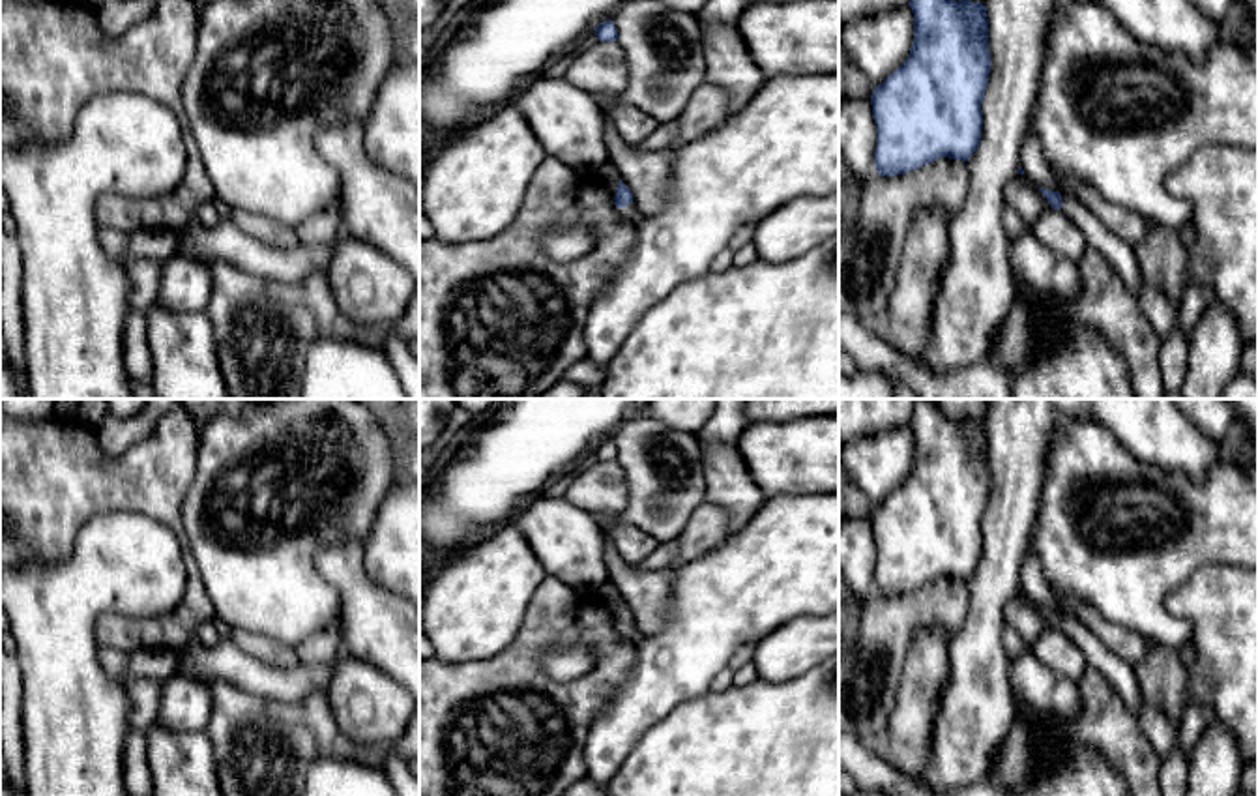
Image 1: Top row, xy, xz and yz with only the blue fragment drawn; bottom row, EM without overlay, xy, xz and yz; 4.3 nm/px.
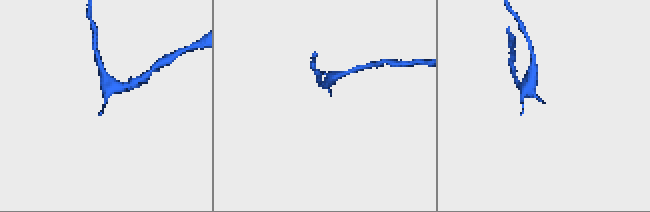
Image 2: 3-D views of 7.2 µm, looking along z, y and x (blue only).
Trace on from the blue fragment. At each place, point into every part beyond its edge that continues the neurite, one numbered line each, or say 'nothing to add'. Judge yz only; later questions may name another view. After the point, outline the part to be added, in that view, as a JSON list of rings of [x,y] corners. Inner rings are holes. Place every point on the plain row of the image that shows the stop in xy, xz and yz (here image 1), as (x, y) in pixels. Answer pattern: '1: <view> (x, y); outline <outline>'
1: yz (1122, 675); outline [[[1061,611],[1061,620],[1061,629],[1080,646],[1088,665],[1095,667],[1112,684],[1125,706],[1138,717],[1146,700],[1134,665],[1112,654],[1073,612]]]

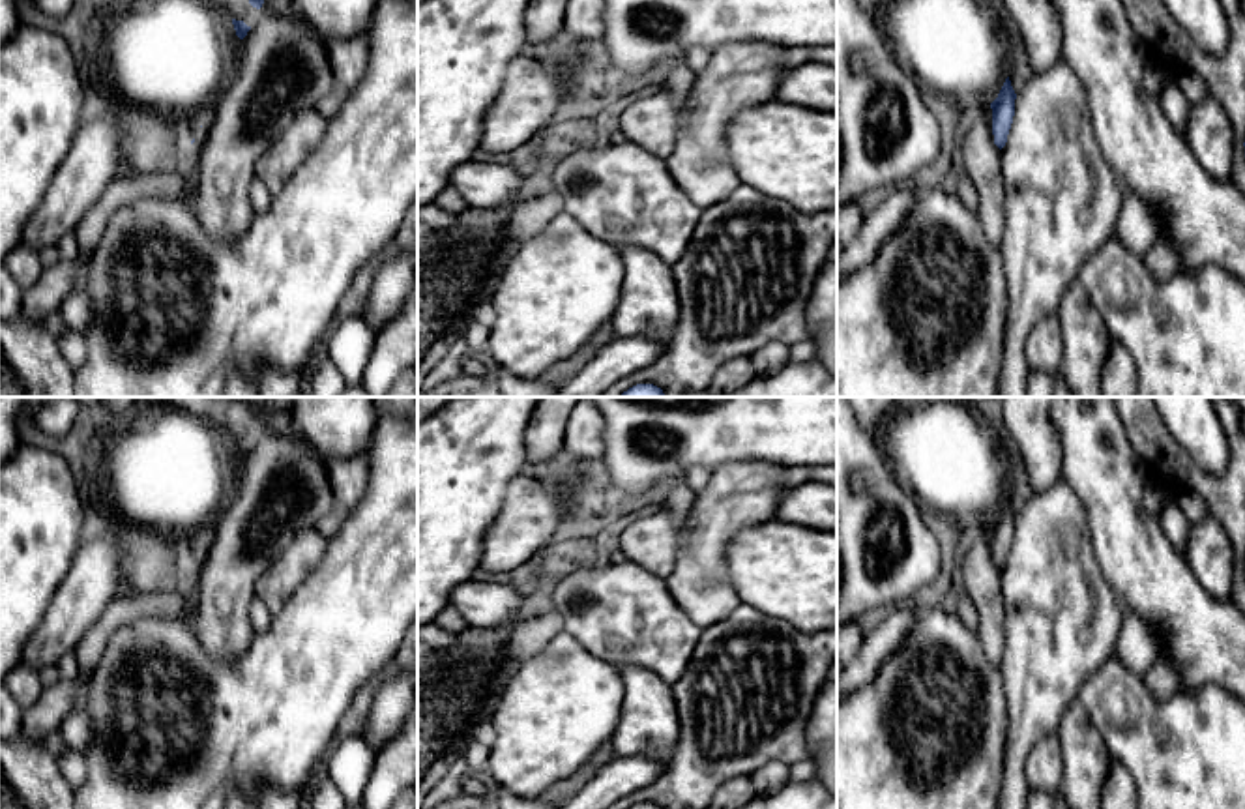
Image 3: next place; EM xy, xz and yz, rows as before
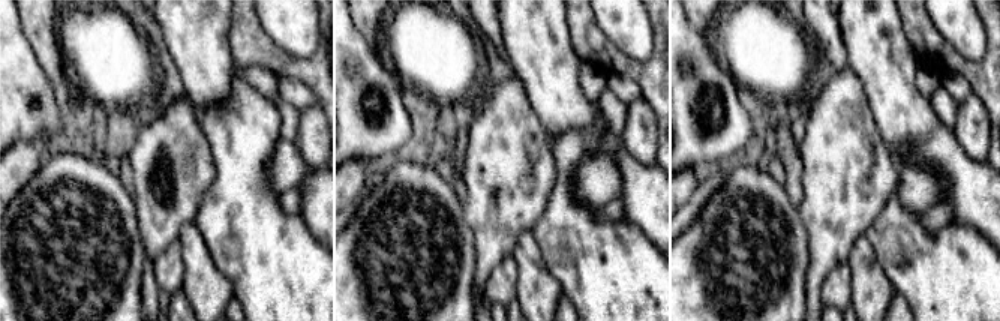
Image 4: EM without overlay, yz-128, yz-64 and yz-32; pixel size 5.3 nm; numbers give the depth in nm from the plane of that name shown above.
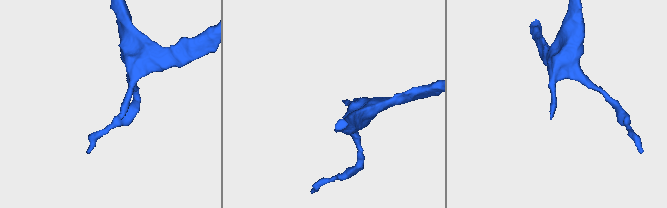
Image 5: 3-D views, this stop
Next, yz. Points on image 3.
nothing to add

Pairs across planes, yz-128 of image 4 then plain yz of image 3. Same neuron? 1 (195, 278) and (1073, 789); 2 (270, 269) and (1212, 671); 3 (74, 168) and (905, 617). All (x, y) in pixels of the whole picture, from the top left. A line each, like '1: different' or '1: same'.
1: same
2: different
3: different

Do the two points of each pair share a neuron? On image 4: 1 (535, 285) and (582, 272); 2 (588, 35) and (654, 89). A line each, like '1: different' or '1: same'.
1: different
2: same

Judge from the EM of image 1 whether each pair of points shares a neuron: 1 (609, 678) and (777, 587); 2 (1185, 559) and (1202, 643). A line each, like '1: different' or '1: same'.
1: different
2: different

